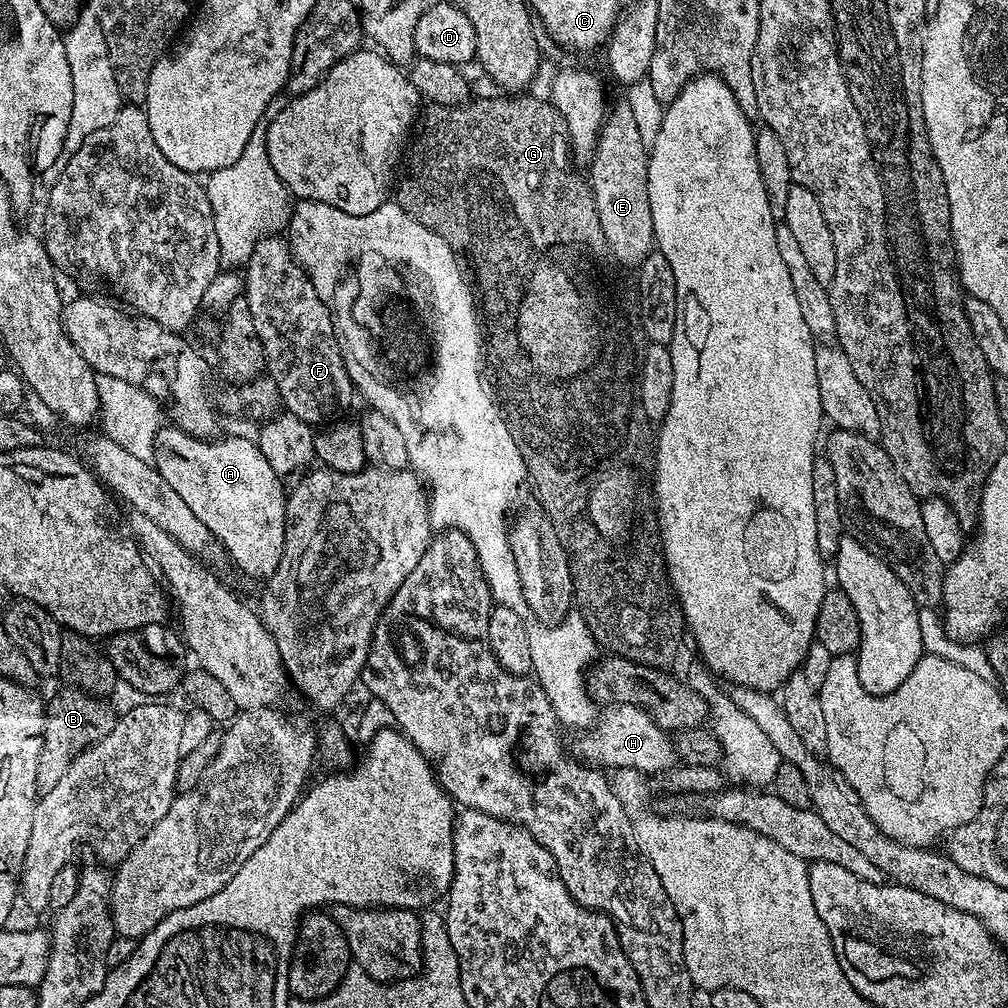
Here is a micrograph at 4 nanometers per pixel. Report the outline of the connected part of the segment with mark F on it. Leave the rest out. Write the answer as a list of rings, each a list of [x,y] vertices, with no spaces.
[[[275,235],[260,240],[258,246],[254,246],[254,254],[250,254],[244,274],[242,296],[250,306],[254,326],[258,329],[258,338],[262,338],[262,350],[268,359],[266,372],[274,378],[278,386],[283,407],[291,415],[313,426],[323,425],[329,418],[343,413],[340,411],[351,402],[352,394],[354,395],[354,385],[344,365],[336,325],[333,324],[330,310],[324,305],[318,290],[314,290],[308,273],[293,256],[287,239]]]

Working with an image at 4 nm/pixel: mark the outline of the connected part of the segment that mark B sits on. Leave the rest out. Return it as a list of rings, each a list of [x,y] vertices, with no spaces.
[[[60,686],[60,689],[49,699],[46,704],[44,717],[44,741],[42,754],[38,754],[38,778],[36,791],[43,794],[54,789],[58,780],[62,778],[70,764],[74,762],[88,747],[106,738],[118,719],[118,712],[108,705],[107,699],[91,696],[90,693],[80,688]]]

